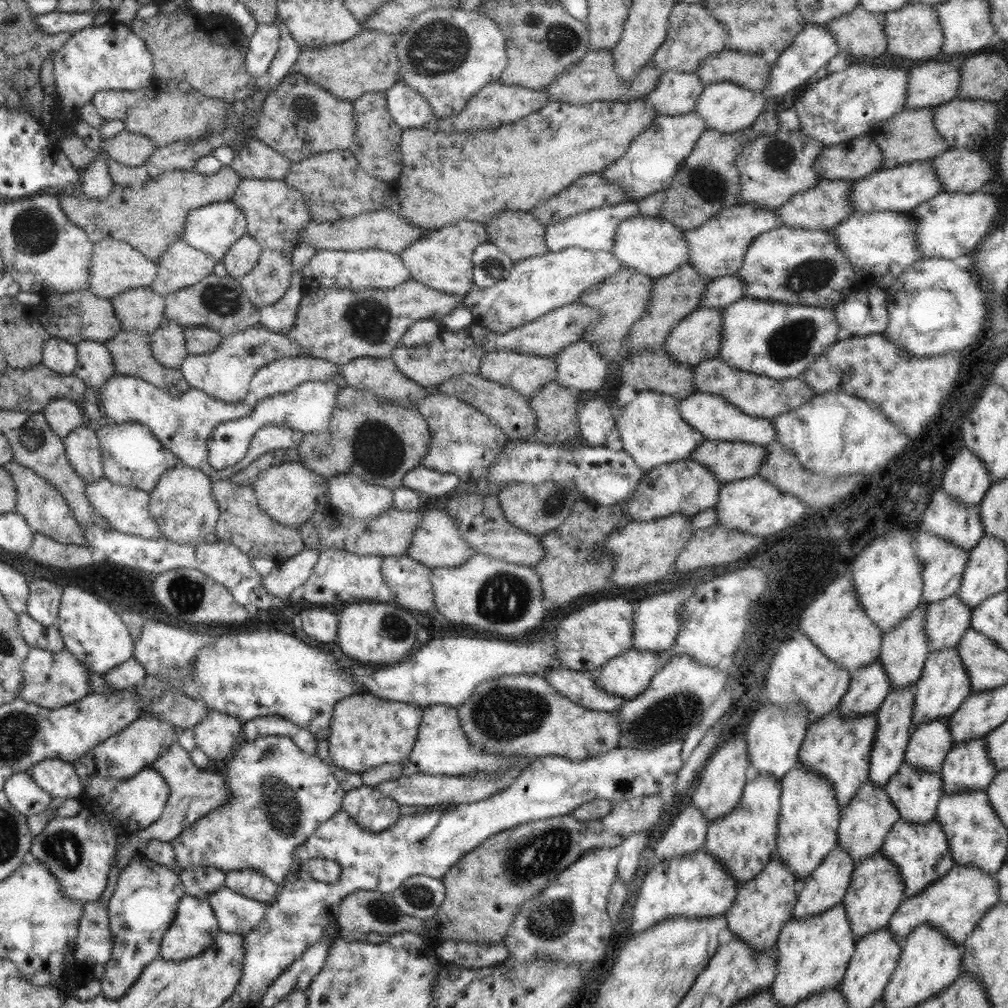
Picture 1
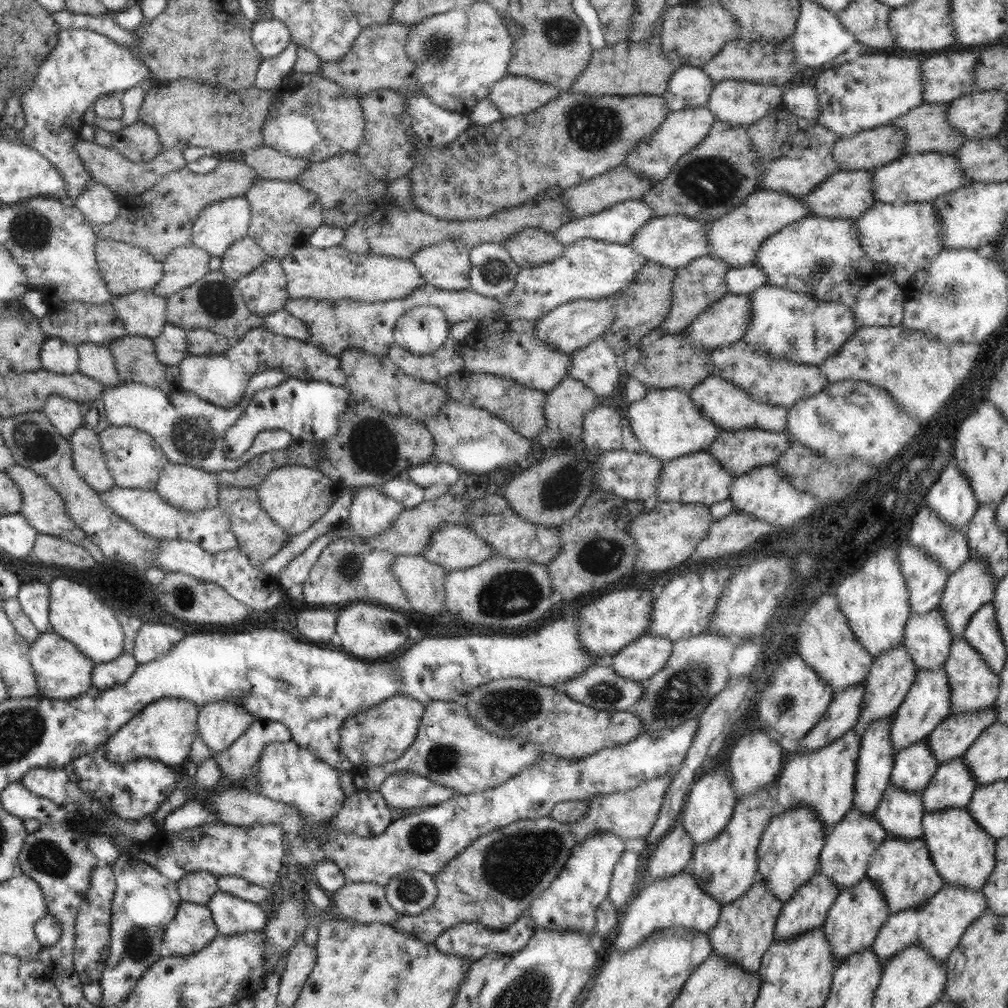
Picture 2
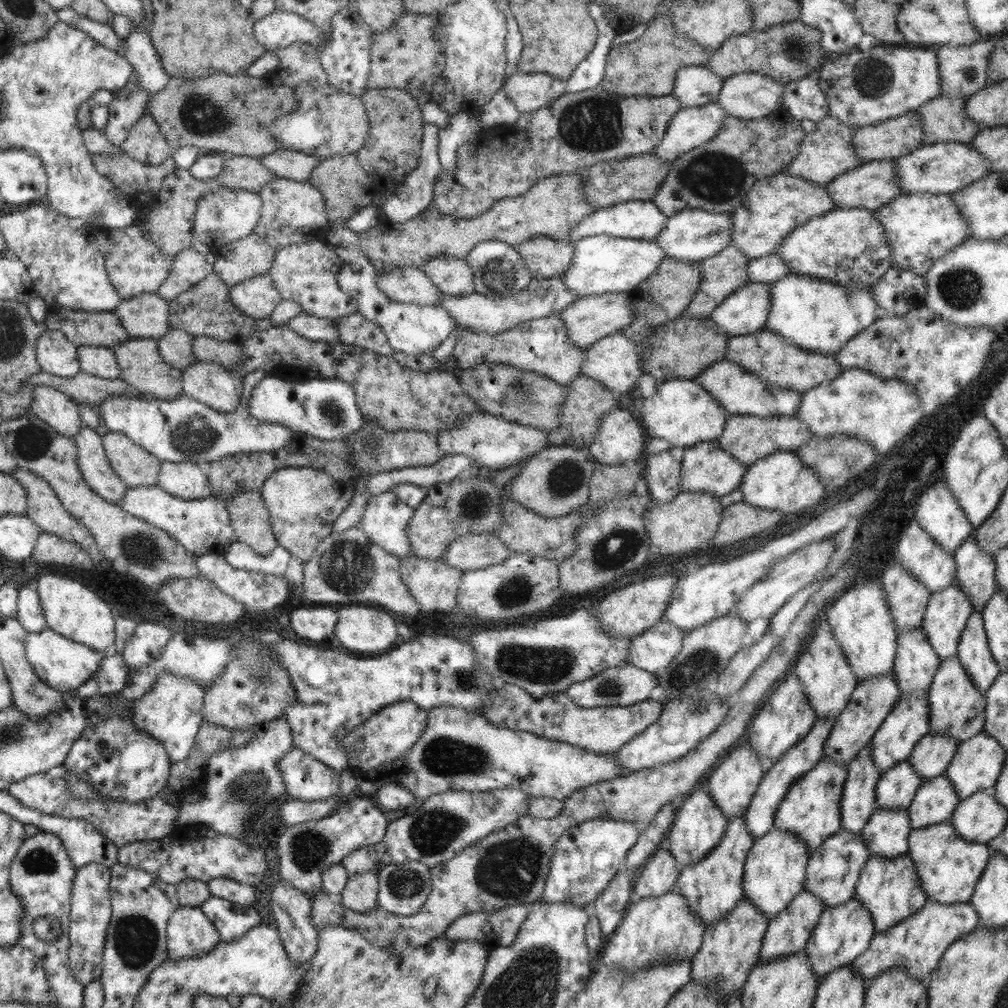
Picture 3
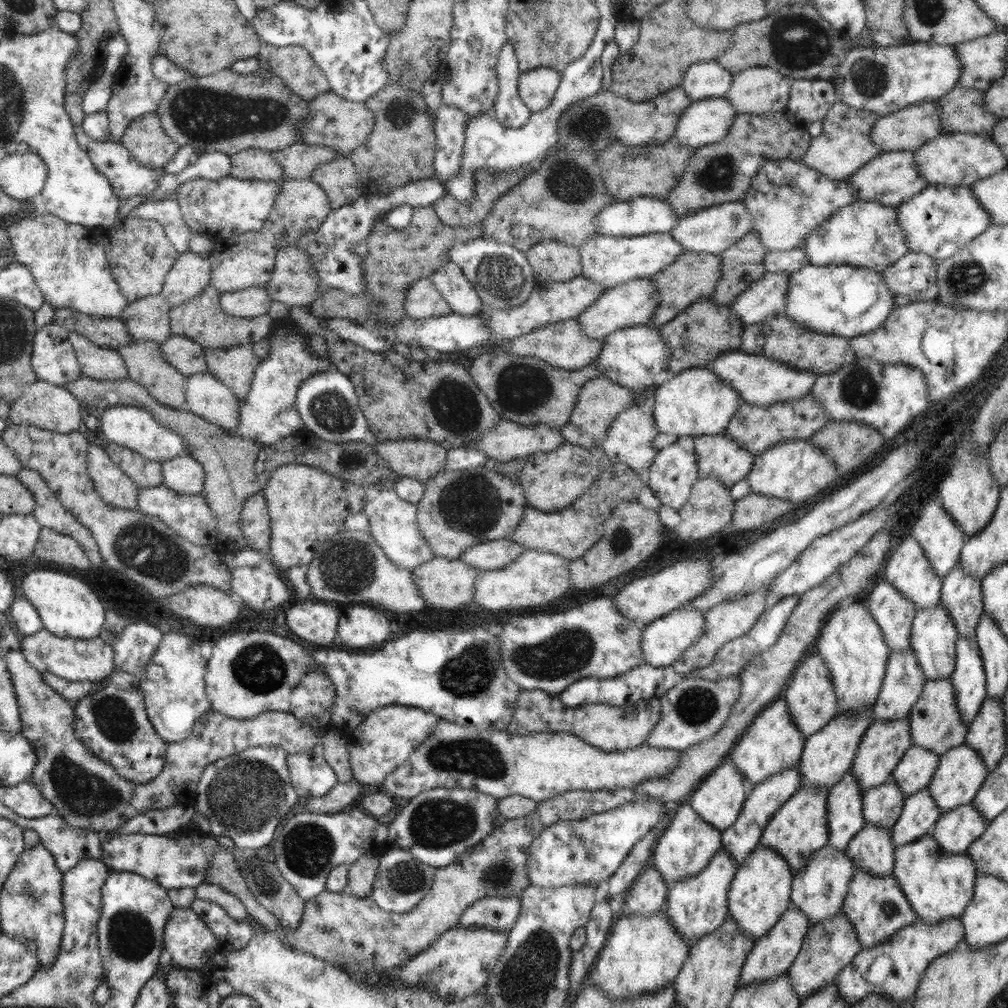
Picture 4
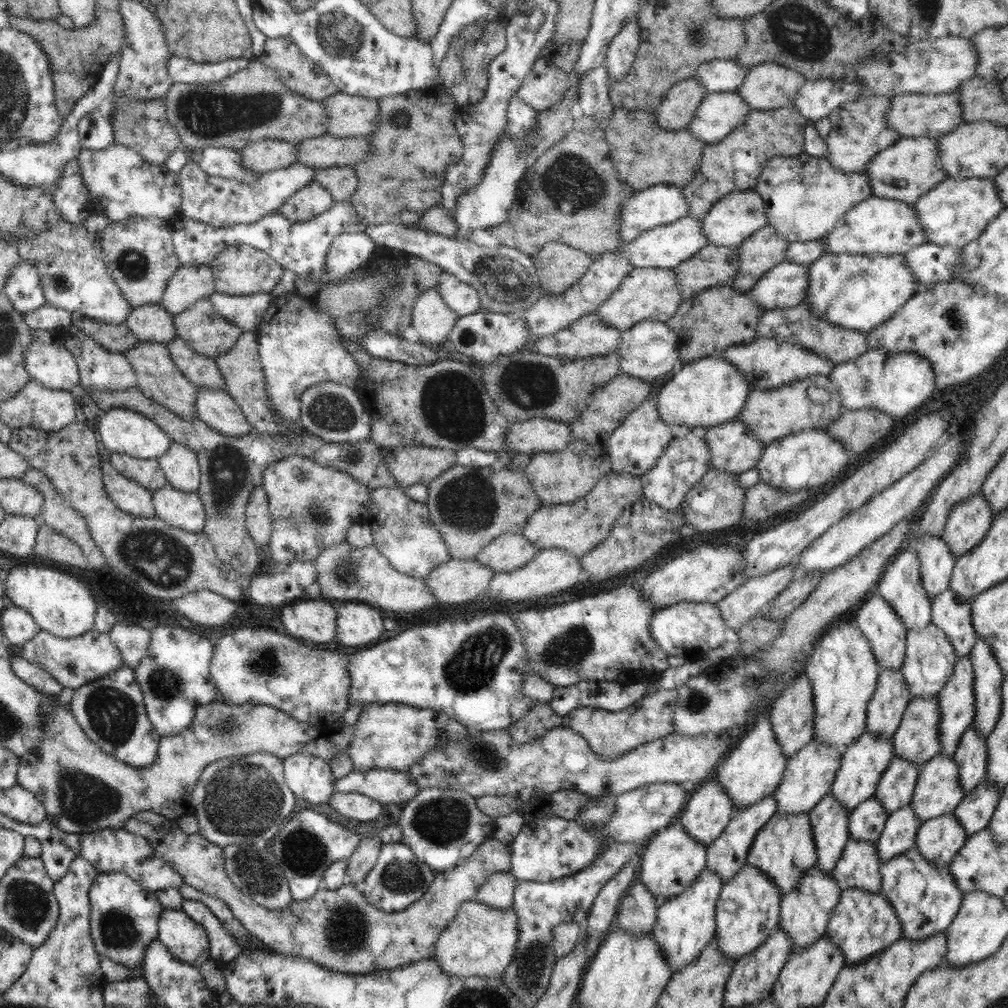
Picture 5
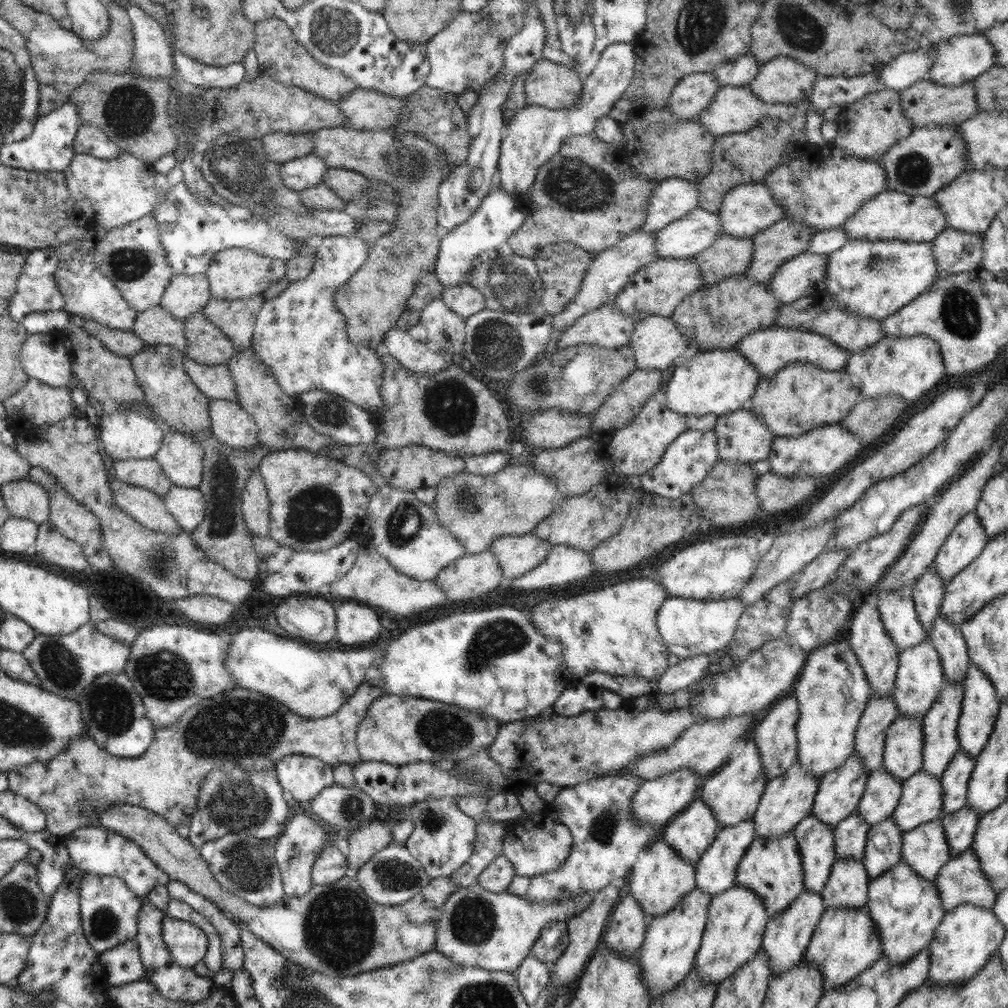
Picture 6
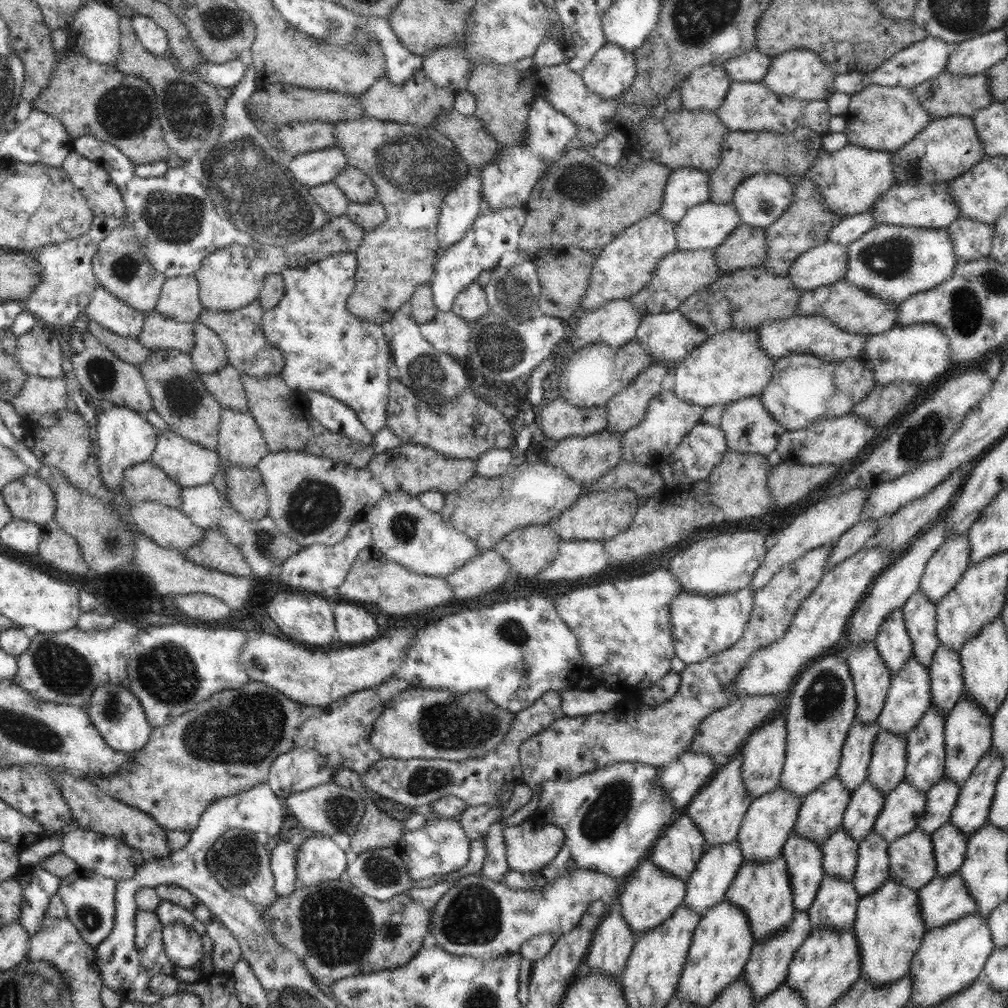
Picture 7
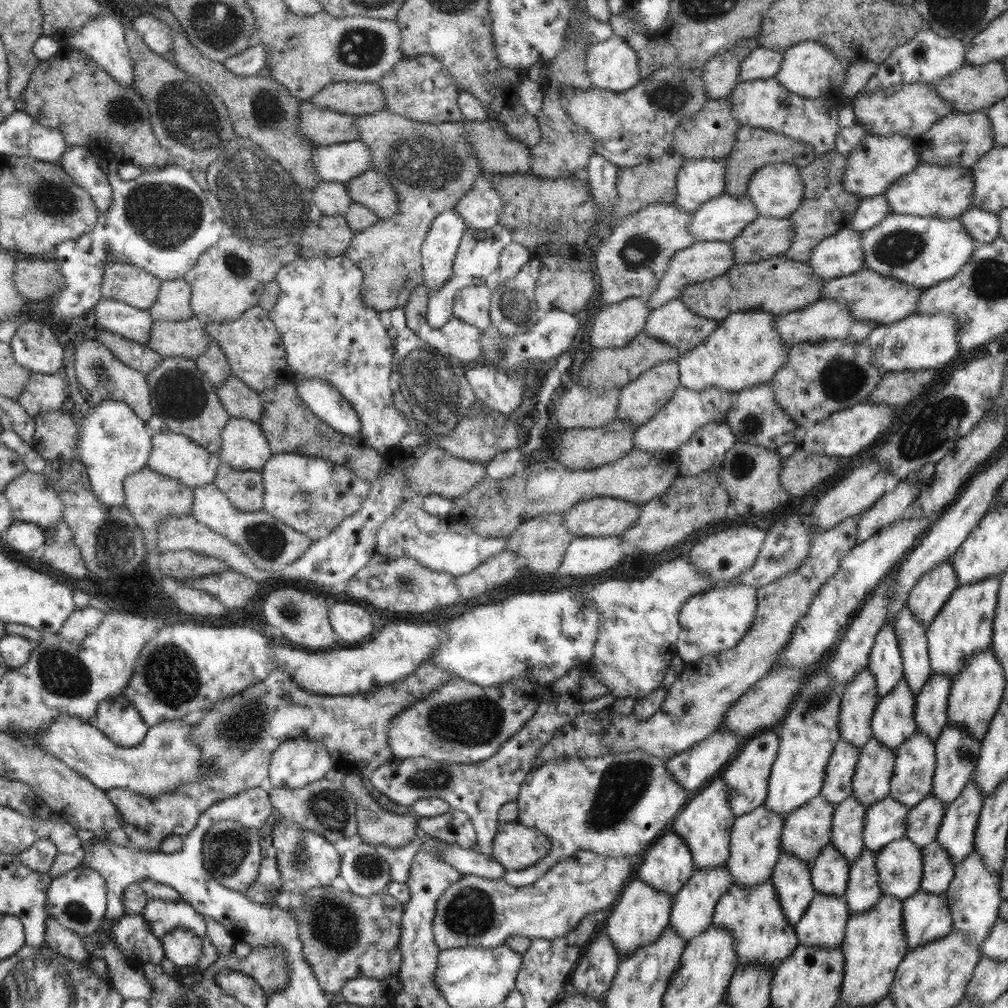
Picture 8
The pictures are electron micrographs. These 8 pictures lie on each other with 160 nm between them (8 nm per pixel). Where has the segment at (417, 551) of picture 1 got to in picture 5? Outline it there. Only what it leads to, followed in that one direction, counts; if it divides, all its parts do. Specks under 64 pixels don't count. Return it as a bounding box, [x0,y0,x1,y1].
[475,533,539,573]

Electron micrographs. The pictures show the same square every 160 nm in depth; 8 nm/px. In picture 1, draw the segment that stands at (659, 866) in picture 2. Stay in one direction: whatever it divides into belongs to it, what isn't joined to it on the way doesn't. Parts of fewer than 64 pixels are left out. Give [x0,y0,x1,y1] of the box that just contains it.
[653,804,709,861]

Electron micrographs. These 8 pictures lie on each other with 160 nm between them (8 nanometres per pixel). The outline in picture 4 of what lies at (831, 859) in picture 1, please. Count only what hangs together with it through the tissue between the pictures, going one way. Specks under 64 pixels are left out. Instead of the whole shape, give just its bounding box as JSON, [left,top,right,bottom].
[737,904,810,986]

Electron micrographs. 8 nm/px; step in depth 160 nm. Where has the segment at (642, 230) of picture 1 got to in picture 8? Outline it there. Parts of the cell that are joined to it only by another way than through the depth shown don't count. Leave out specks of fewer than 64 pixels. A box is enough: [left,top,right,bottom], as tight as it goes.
[746,163,804,218]

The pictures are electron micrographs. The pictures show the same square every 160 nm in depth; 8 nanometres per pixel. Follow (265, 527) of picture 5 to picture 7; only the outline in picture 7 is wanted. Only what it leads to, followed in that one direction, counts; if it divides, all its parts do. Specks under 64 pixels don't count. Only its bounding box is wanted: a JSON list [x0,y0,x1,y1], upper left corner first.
[225,465,269,521]

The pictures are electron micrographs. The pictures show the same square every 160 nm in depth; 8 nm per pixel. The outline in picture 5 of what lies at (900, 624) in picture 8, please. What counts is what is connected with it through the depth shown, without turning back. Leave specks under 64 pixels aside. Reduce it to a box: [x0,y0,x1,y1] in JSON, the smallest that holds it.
[916,534,956,599]

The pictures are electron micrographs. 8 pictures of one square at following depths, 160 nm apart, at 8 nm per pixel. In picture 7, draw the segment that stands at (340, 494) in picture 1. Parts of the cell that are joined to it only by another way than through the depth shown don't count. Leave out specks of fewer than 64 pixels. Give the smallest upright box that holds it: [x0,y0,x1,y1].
[364,491,480,578]

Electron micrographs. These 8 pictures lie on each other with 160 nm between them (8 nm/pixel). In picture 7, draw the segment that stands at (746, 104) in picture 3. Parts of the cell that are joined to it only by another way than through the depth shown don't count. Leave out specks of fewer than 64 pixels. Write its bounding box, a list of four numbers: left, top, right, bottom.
[761,49,837,100]

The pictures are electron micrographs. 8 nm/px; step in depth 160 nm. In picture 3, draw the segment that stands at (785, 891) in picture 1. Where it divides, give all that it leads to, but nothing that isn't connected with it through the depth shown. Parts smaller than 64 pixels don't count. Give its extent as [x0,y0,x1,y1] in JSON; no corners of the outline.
[691,897,770,996]

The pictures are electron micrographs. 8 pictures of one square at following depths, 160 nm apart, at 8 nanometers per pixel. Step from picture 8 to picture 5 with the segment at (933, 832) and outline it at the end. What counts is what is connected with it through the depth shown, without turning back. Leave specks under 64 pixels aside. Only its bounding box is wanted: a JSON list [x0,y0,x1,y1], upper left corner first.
[953,726,988,793]

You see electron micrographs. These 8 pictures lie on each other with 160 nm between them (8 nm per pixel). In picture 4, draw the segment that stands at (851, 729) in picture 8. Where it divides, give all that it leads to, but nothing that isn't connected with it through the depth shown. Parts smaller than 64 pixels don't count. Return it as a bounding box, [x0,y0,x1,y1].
[868,580,915,650]

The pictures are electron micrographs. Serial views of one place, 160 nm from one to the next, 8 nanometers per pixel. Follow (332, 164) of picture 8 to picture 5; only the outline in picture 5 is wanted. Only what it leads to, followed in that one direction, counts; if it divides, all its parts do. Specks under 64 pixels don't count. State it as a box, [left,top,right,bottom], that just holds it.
[178,157,315,228]

